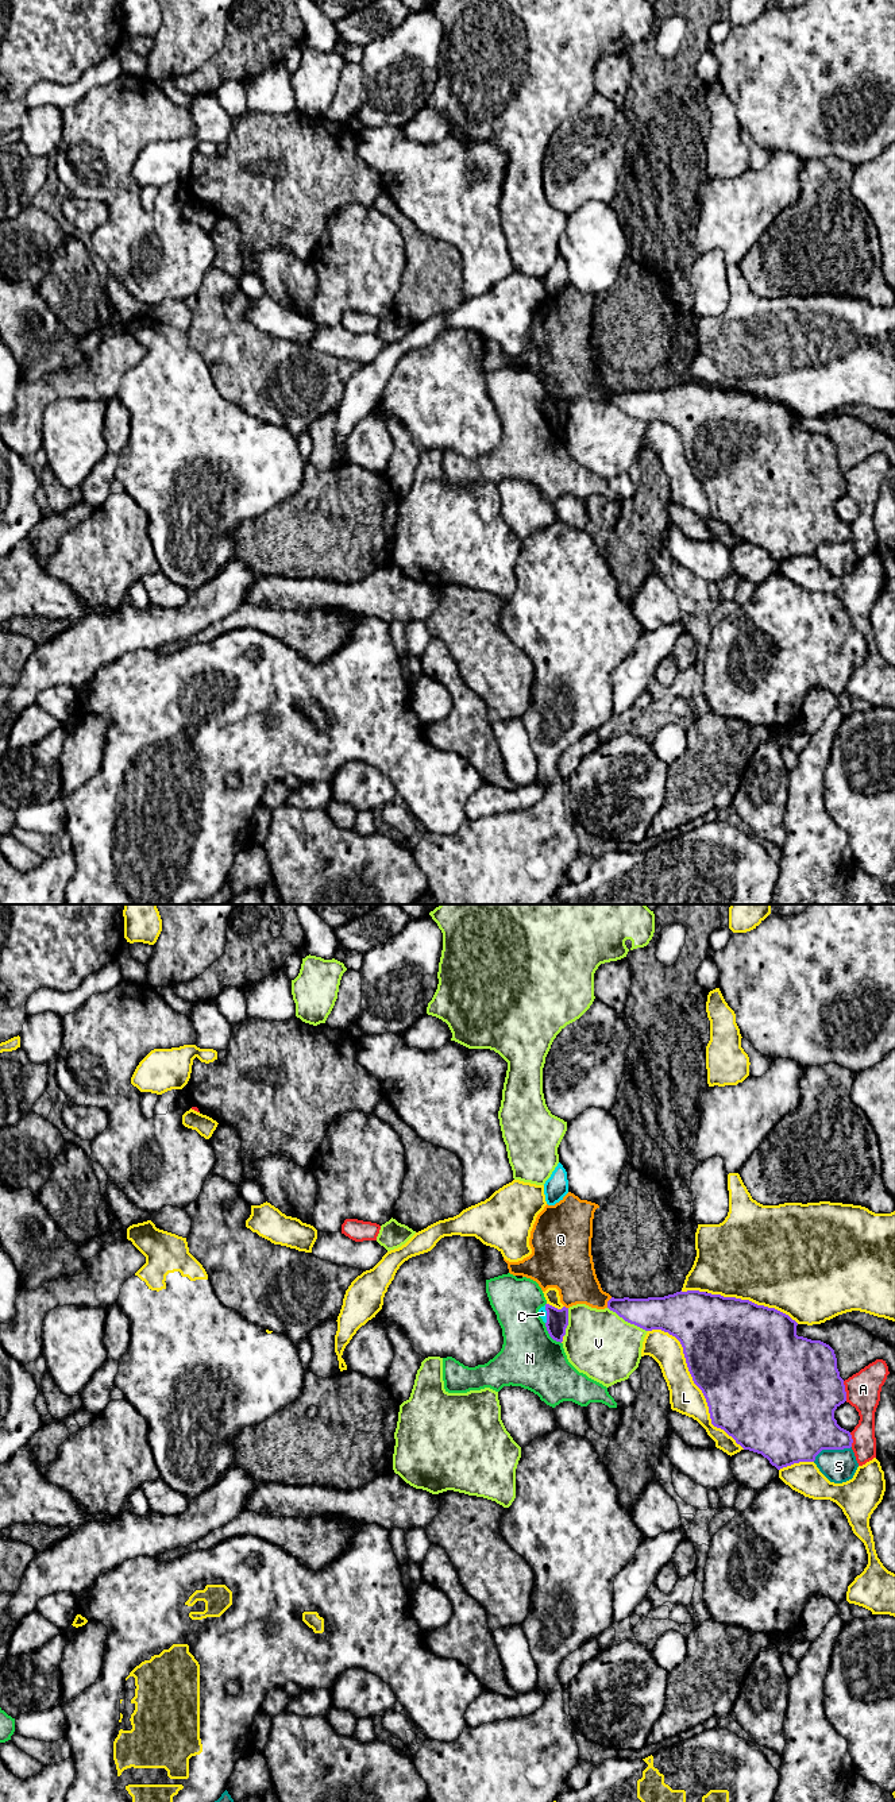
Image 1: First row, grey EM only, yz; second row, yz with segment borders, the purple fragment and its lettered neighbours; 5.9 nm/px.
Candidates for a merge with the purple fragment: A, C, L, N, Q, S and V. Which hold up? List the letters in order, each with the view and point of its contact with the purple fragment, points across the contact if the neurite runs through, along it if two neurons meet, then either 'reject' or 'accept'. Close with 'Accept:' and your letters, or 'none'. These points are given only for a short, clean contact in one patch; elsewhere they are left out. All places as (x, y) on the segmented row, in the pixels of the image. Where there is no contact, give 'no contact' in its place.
A: yz (844, 1390) | reject
C: yz (547, 1315) | along yz (544, 1305), (546, 1323) | reject
L: yz (694, 1382) | reject
N: yz (550, 1335) | along yz (544, 1323), (548, 1334), (560, 1343) | reject
Q: yz (608, 1303) | reject
S: yz (830, 1449) | reject
V: yz (628, 1322) | reject
Accept: none

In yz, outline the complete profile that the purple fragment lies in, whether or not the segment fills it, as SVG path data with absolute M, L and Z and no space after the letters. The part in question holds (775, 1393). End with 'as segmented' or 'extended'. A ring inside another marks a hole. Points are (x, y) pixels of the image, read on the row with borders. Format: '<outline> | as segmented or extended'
M699 1290L648 1299L612 1297L607 1308L645 1331L661 1330L675 1336L683 1347L693 1381L706 1398L711 1424L724 1429L744 1450L761 1454L778 1470L799 1462L814 1462L822 1450L852 1447L850 1432L834 1419L834 1411L846 1401L834 1350L821 1340L798 1336L798 1323L788 1315L749 1300Z | as segmented

